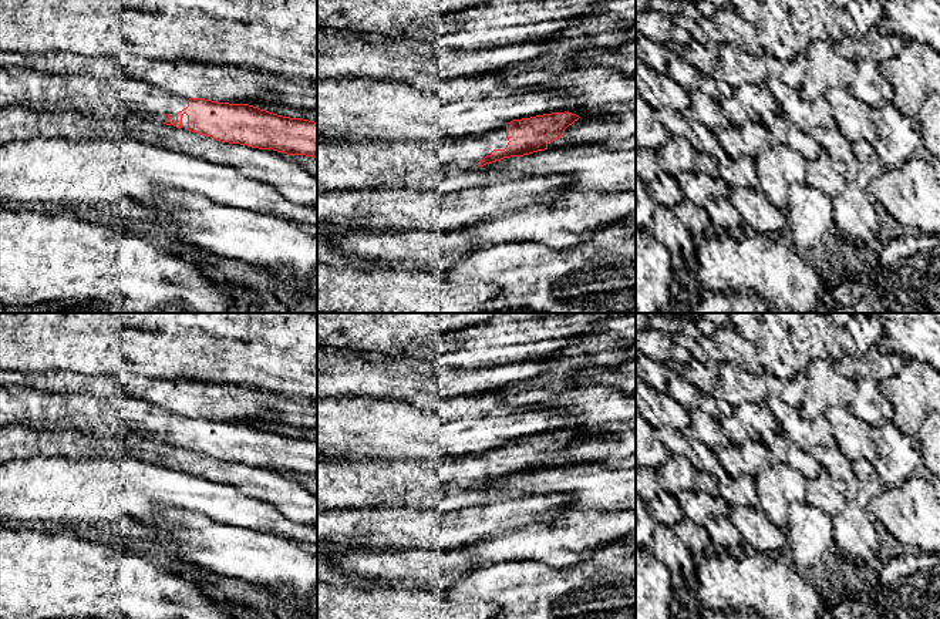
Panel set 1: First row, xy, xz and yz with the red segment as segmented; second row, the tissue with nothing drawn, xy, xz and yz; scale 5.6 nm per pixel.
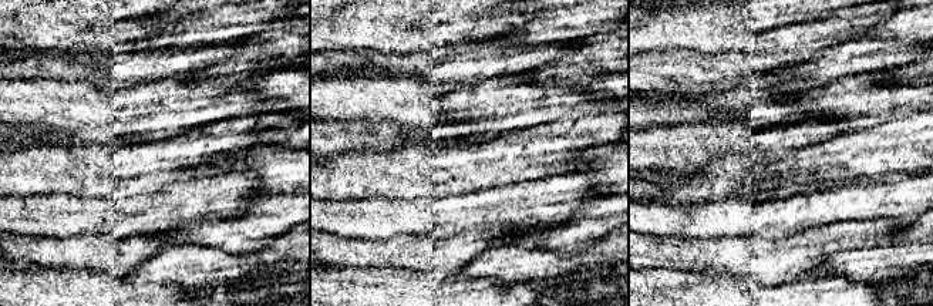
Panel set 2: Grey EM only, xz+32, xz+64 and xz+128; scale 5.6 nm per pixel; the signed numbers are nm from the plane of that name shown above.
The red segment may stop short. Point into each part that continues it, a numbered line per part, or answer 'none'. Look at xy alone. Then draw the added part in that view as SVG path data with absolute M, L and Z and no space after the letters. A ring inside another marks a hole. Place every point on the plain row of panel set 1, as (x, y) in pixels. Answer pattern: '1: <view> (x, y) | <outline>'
1: xy (127, 416) | M21 386L0 387L0 425L164 443L166 433L176 441L176 433L188 425L188 418L132 394L107 400L77 391L55 394Z

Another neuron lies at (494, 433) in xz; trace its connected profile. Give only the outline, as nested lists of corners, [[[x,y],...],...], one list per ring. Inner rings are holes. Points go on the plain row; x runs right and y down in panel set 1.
[[[489,418],[482,425],[474,427],[458,437],[458,451],[462,455],[476,455],[501,445],[515,437],[515,423]]]

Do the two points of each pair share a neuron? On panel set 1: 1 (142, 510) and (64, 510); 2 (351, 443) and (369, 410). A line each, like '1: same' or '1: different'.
1: same
2: same

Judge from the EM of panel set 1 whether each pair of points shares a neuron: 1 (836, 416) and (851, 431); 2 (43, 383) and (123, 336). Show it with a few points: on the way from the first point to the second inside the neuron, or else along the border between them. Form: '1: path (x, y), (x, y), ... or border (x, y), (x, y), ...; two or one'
1: path (841, 420), (846, 427); one
2: border (29, 372), (74, 373); two

